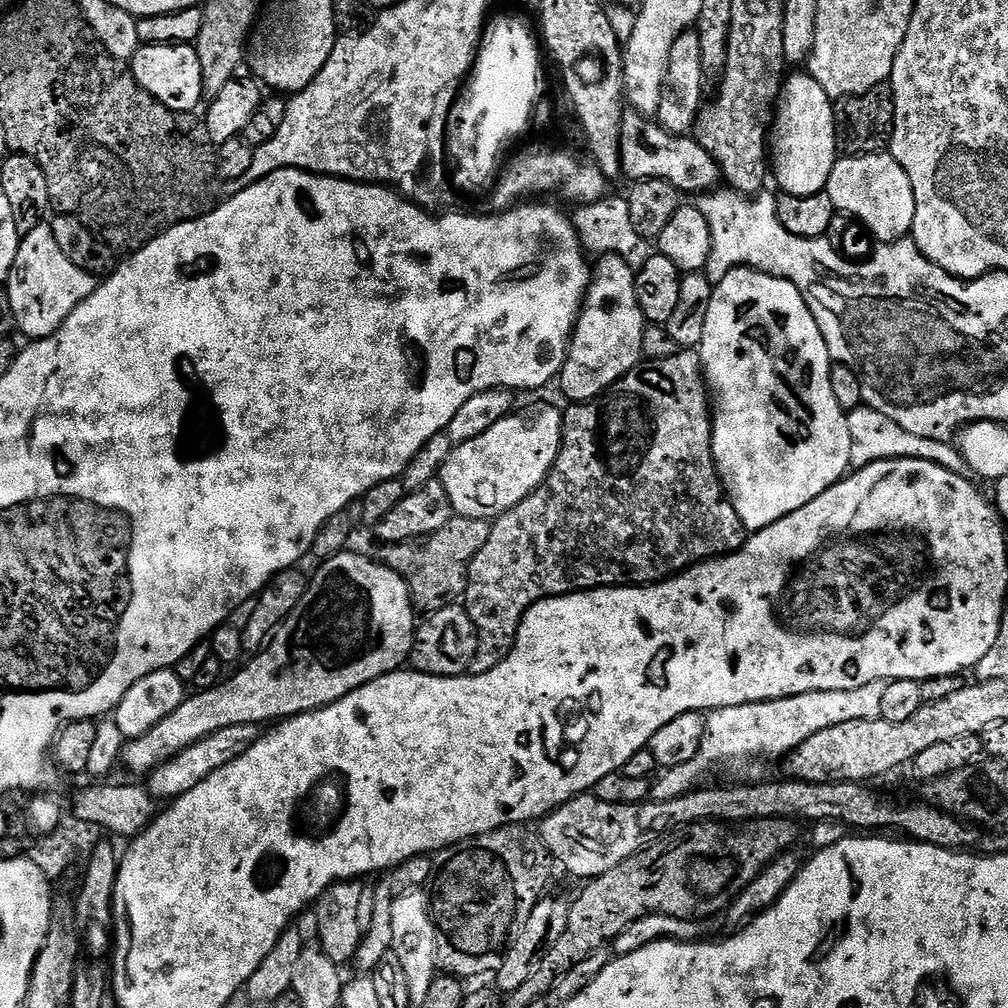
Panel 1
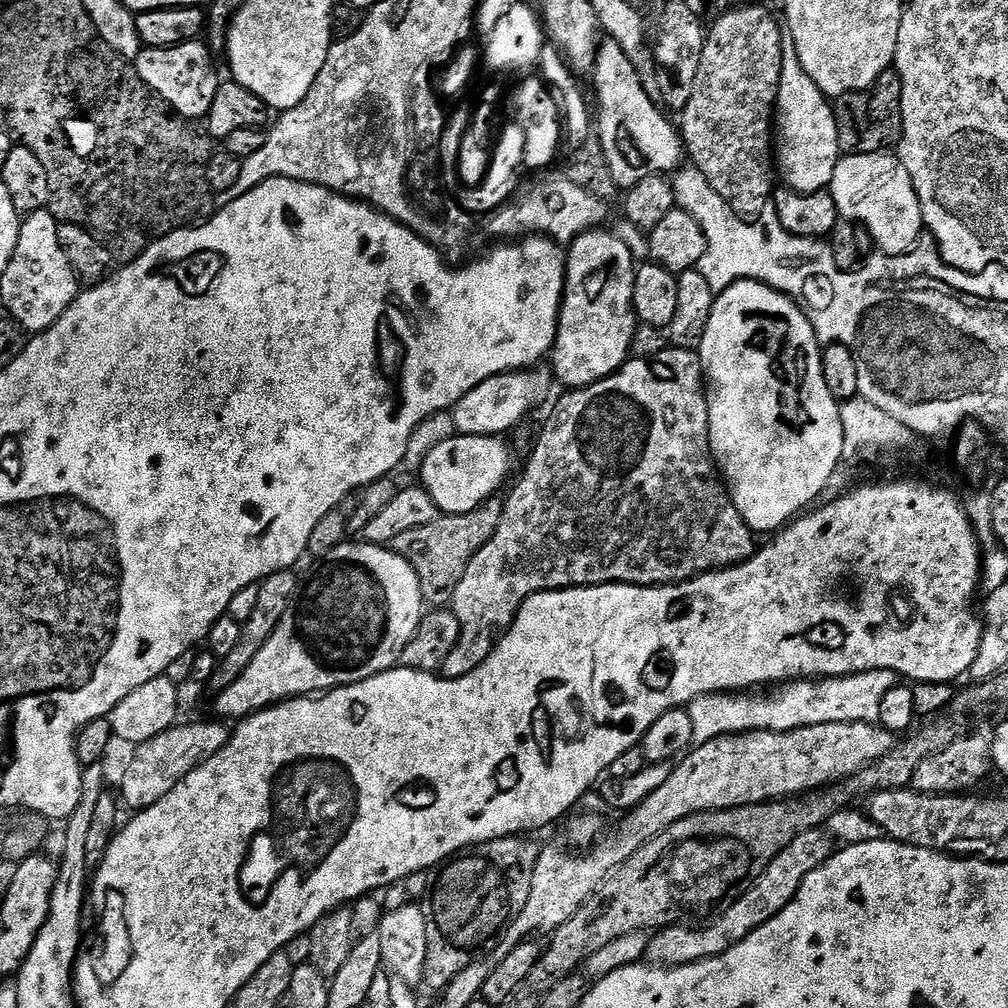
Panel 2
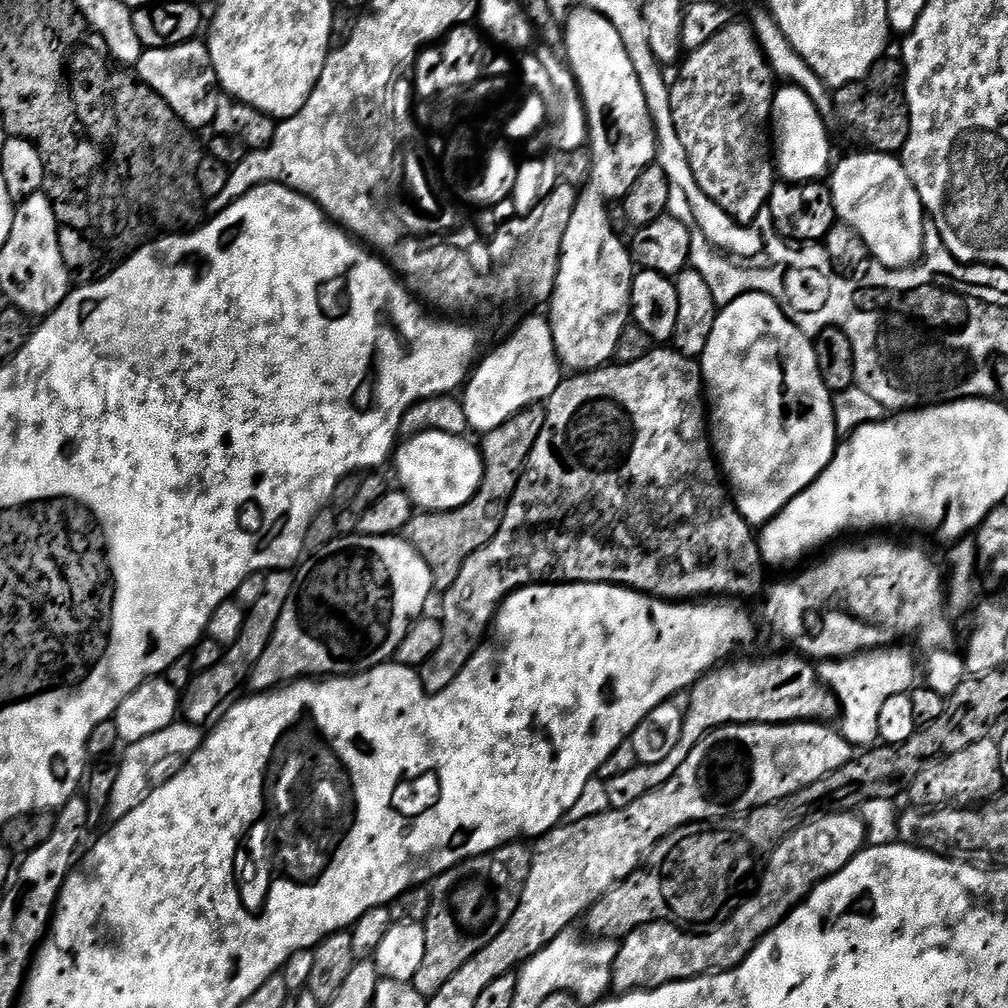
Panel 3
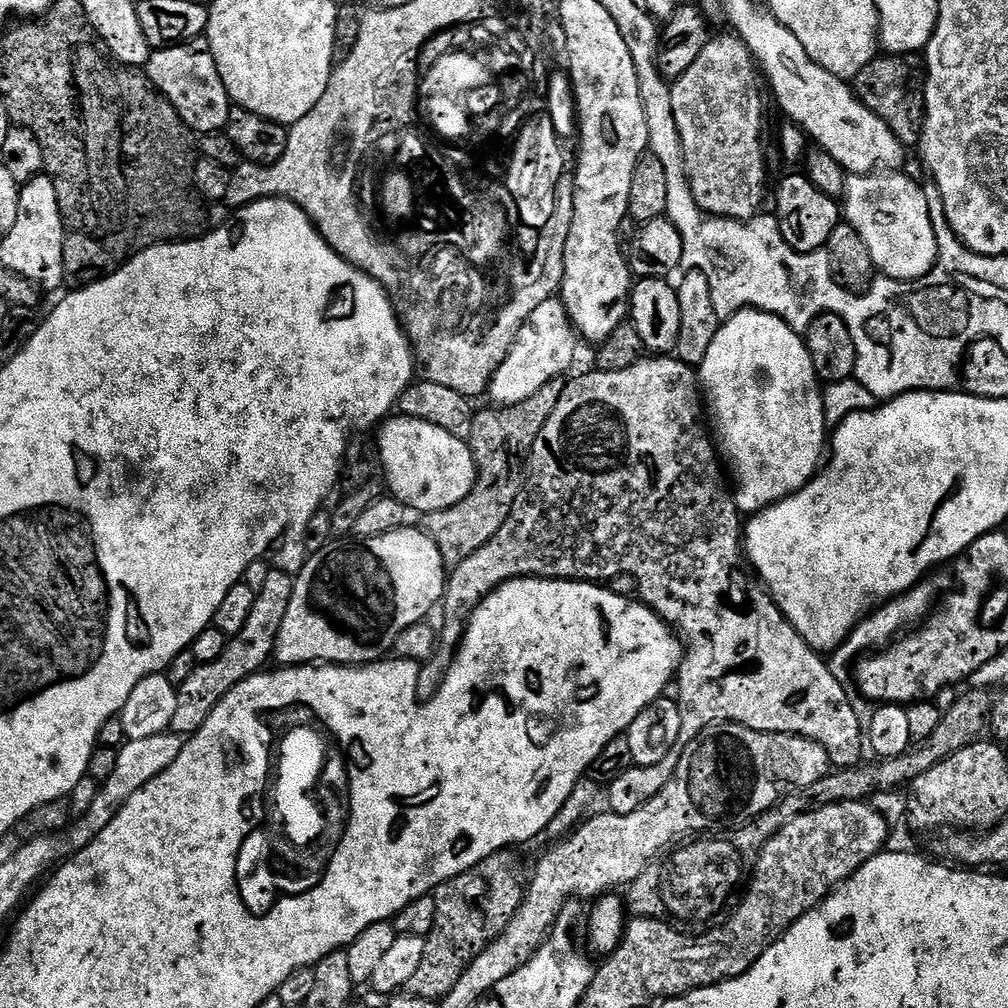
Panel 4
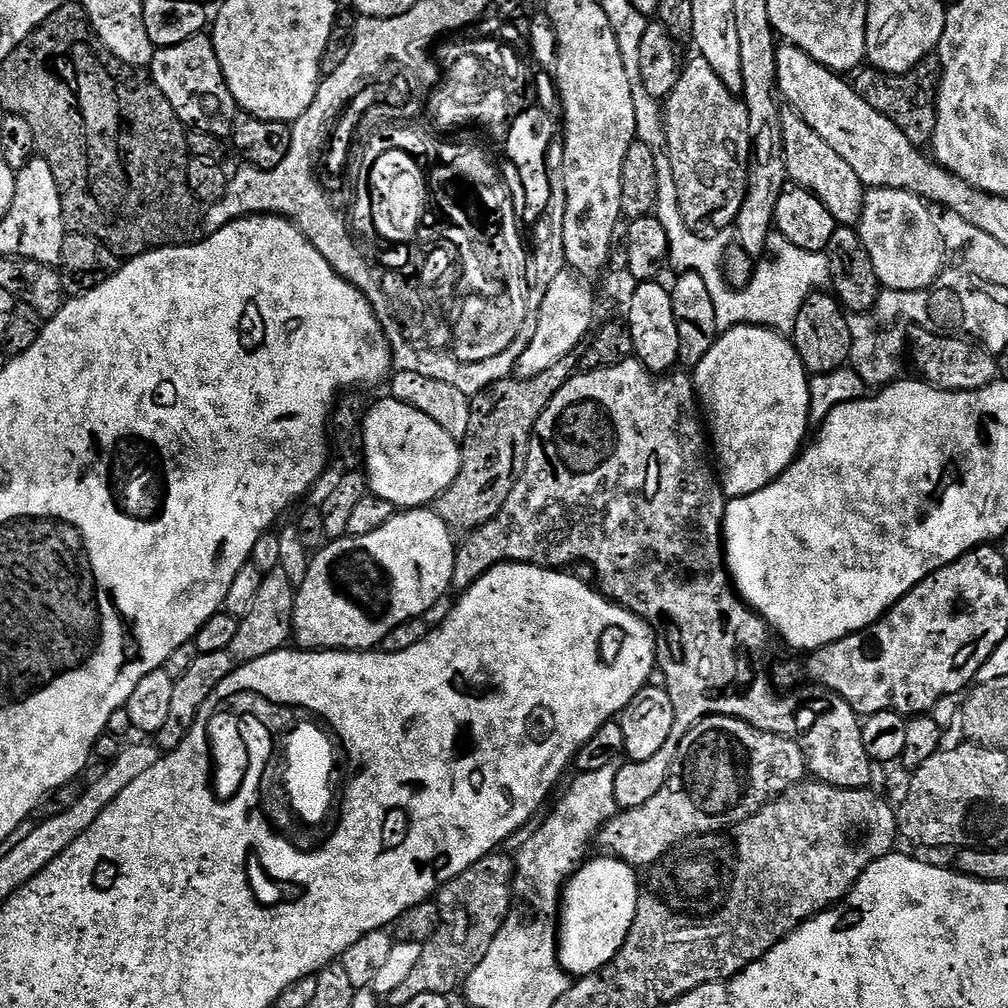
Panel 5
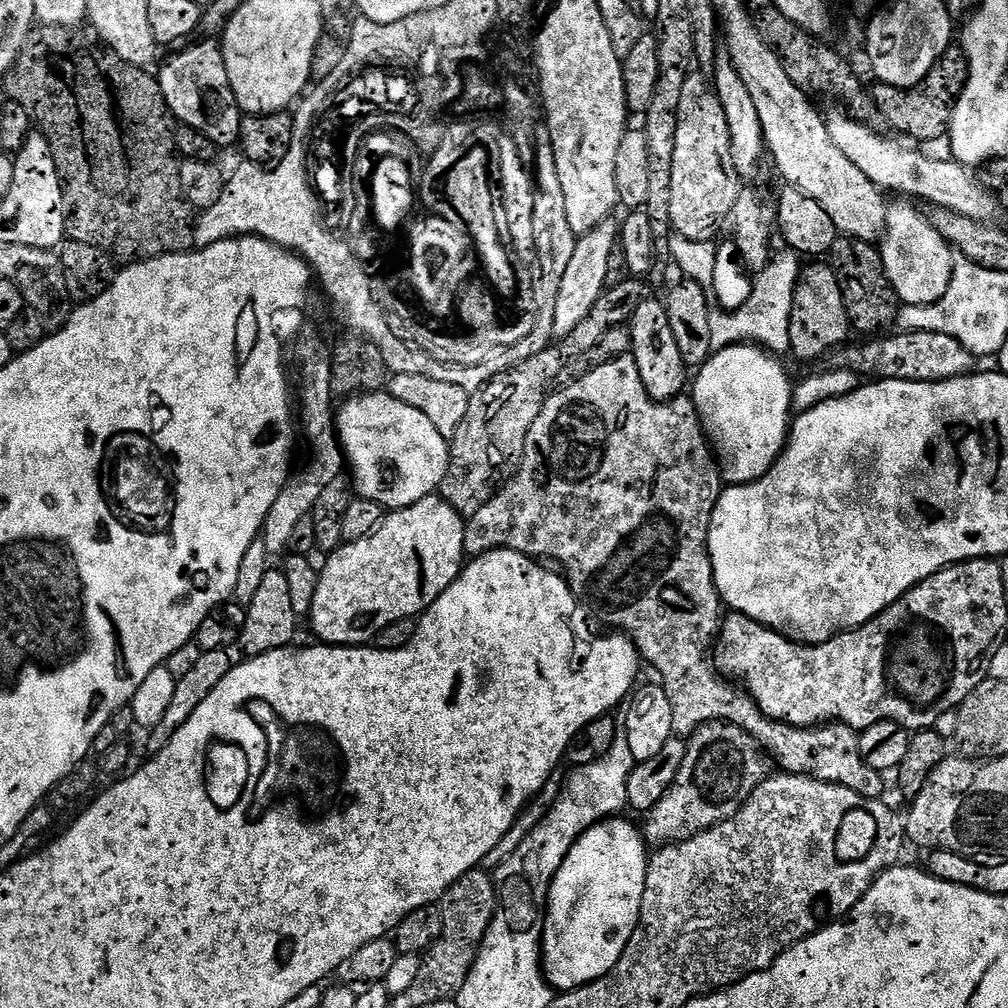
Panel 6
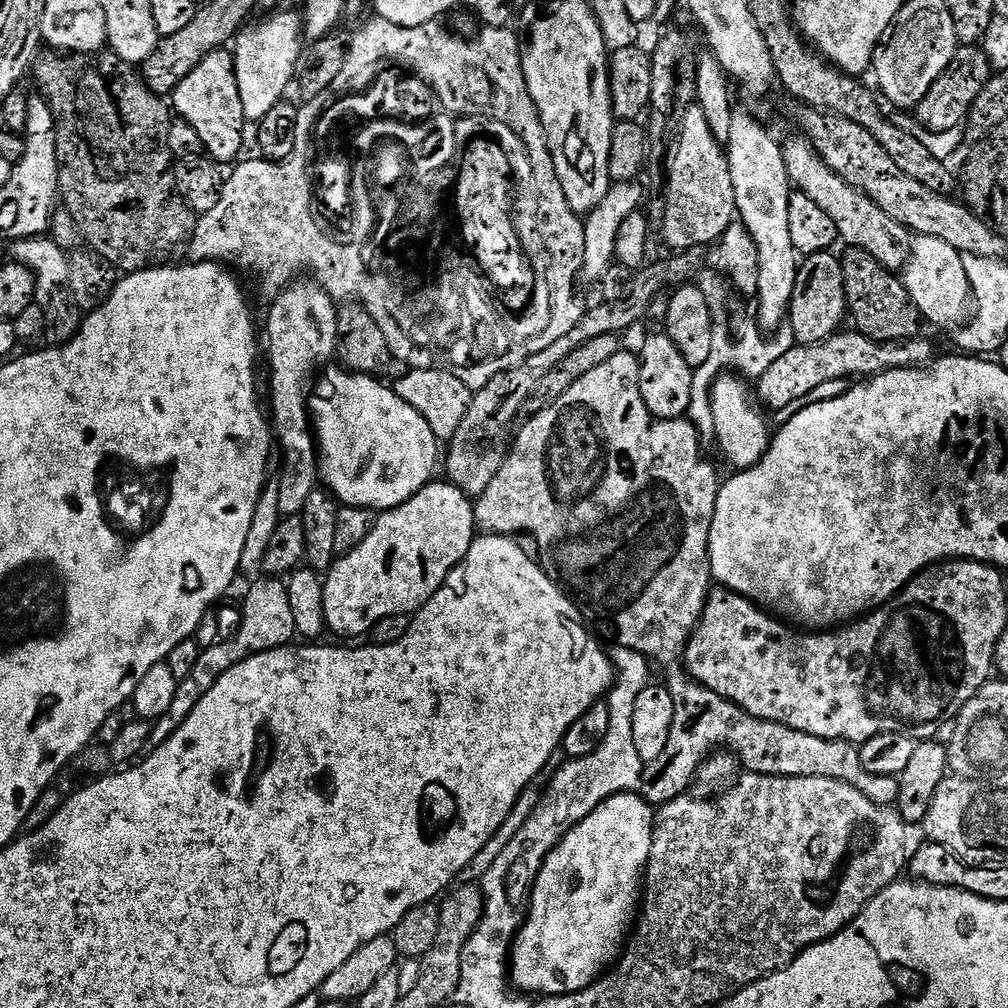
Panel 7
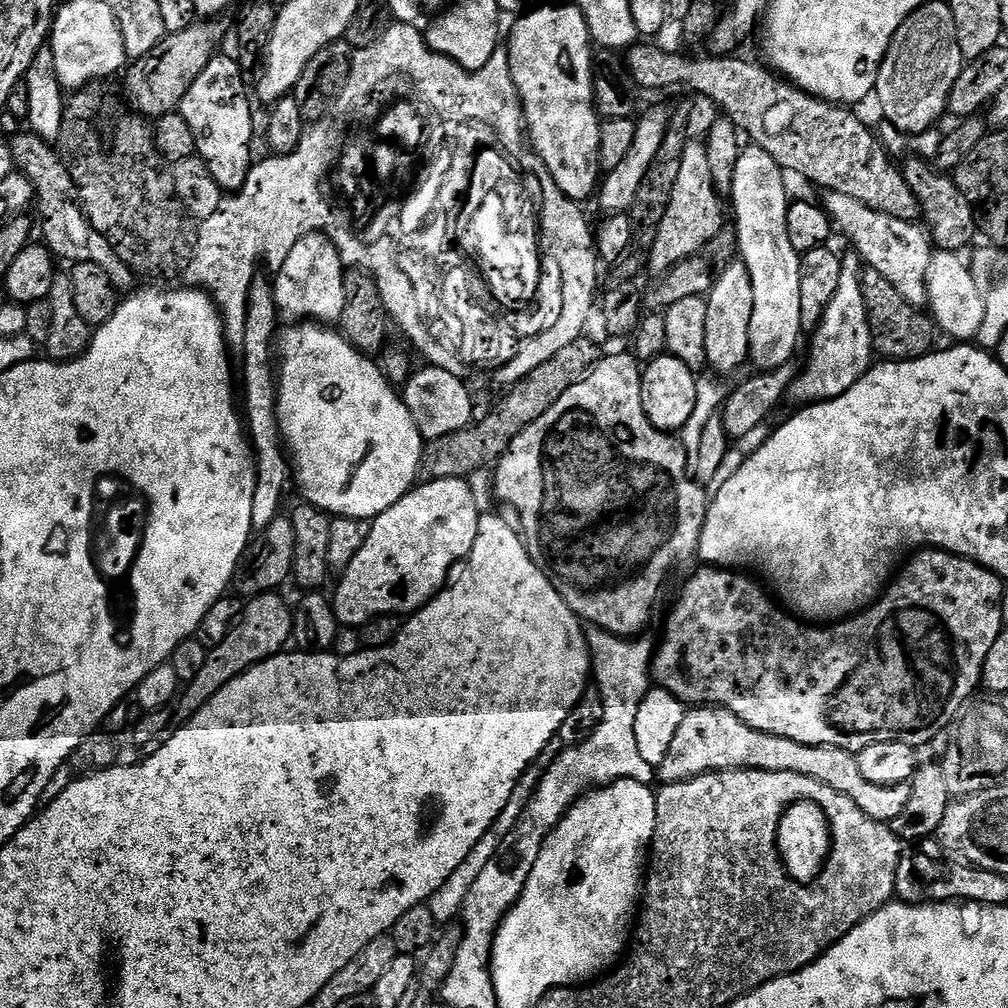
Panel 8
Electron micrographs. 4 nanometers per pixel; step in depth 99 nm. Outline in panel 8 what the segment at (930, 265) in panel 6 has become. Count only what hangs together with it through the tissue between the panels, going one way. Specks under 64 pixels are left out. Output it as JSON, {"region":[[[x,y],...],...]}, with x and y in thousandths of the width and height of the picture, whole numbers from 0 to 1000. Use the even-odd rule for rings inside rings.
{"region":[[[930,249],[921,269],[921,293],[923,295],[923,313],[928,324],[938,332],[945,333],[948,339],[964,339],[971,334],[974,319],[978,315],[977,291],[972,290],[963,265],[955,253],[947,250]],[[956,257],[956,258],[955,258]],[[925,306],[925,308],[924,308]]]}

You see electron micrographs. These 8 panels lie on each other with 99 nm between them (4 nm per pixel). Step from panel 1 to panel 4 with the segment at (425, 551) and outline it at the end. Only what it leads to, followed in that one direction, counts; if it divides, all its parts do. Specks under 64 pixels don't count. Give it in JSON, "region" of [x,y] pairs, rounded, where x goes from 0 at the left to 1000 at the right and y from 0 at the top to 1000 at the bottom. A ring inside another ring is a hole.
{"region":[[[559,376],[547,377],[534,387],[534,391],[526,391],[522,399],[483,403],[469,412],[468,434],[462,439],[472,459],[472,480],[462,494],[438,508],[424,509],[419,519],[420,527],[435,542],[445,564],[462,558],[470,546],[478,546],[478,542],[498,526],[498,518],[509,515],[508,503],[520,485],[528,443],[534,431],[538,431],[538,423],[542,423],[546,411],[550,411],[550,403],[554,403],[554,395],[560,390],[560,382]]]}

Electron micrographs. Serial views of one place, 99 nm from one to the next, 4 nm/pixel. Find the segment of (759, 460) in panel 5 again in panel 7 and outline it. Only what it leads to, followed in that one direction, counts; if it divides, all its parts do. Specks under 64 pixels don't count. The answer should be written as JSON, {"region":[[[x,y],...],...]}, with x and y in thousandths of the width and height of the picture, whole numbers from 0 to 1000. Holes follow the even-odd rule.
{"region":[[[718,371],[707,379],[705,390],[710,428],[709,439],[714,442],[715,450],[727,460],[727,465],[737,466],[748,463],[757,454],[763,442],[764,421],[760,413],[753,409],[755,406],[743,382],[733,372]]]}

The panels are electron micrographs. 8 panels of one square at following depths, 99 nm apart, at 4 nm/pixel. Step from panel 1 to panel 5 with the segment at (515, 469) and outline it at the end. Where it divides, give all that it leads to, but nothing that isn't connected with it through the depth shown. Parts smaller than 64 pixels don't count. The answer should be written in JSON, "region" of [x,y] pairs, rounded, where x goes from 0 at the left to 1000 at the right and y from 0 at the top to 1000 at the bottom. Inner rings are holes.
{"region":[[[382,395],[368,402],[361,414],[359,422],[361,435],[361,461],[363,465],[363,475],[368,491],[375,494],[383,494],[394,506],[404,506],[407,504],[420,504],[432,498],[439,488],[454,474],[456,466],[457,441],[435,419],[428,415],[423,415],[411,403],[403,403],[399,399]]]}

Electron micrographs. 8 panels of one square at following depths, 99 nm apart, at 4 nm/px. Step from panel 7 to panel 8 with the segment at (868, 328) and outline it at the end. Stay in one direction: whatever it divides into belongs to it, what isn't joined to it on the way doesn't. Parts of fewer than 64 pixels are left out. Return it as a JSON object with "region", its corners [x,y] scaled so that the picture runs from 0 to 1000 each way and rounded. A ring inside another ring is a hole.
{"region":[[[861,266],[854,273],[856,280],[857,299],[860,302],[862,317],[866,326],[871,327],[869,333],[870,346],[878,352],[878,356],[909,357],[911,354],[920,352],[926,346],[928,326],[925,315],[912,306],[899,300],[891,288],[875,276],[875,272],[866,266]]]}

